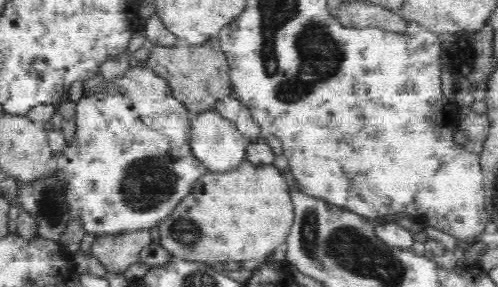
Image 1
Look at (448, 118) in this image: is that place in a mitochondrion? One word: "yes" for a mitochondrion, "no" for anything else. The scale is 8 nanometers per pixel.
no

